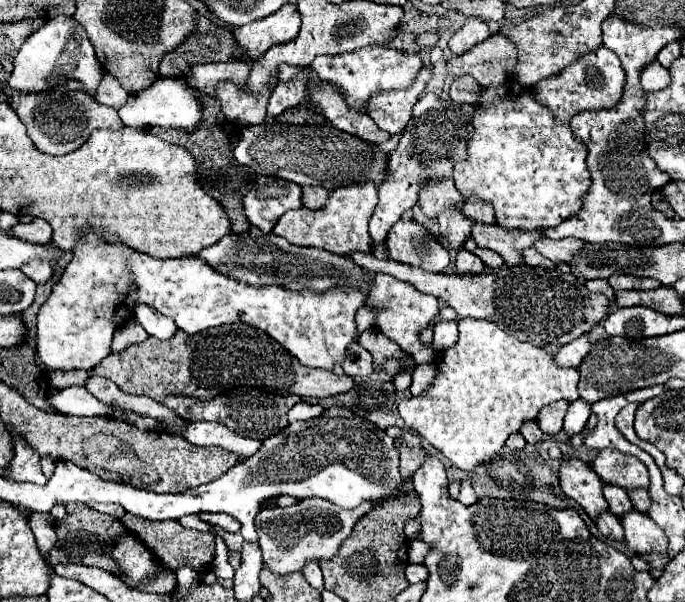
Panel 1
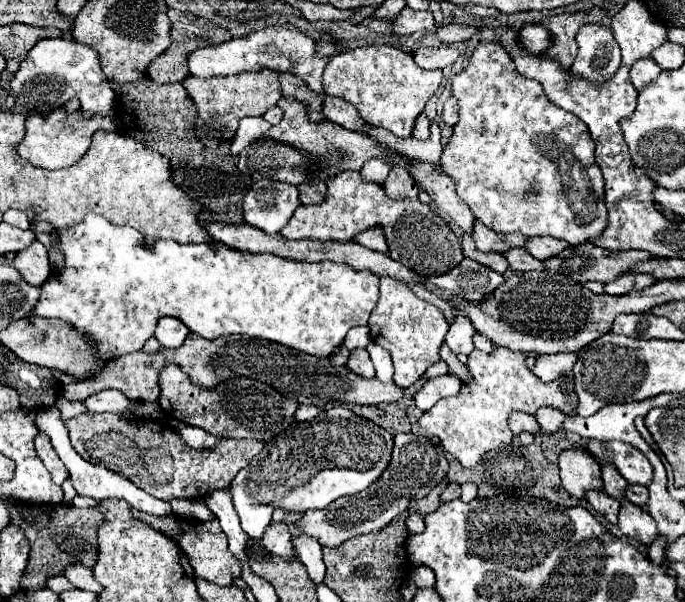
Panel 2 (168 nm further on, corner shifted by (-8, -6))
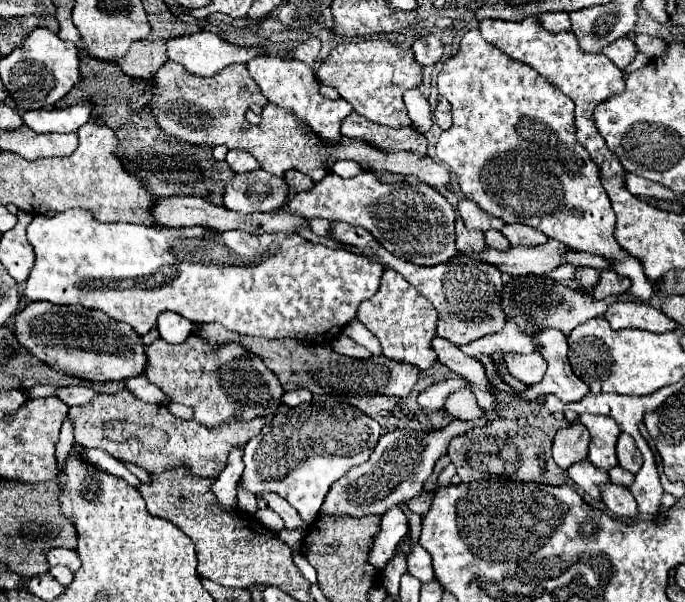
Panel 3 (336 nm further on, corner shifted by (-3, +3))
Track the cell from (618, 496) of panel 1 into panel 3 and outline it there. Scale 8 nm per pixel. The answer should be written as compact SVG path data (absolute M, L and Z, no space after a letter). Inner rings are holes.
M580 414L579 421L590 432L588 460L604 472L618 466L616 458L616 438L620 434L618 424L612 418L598 414Z

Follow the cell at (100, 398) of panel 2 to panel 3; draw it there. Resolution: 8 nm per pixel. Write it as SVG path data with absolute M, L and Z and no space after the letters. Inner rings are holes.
M72 386L72 388L60 388L58 398L68 406L78 406L78 404L88 404L96 394L98 392L94 392L88 386Z

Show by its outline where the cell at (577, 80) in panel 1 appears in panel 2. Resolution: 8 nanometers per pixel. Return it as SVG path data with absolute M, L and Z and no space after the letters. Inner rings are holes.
M583 25L577 33L577 45L579 53L571 67L573 73L593 83L603 83L619 69L621 53L609 27Z

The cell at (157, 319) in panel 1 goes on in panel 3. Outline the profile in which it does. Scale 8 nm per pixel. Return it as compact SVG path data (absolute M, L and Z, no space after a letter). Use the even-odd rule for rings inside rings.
M162 312L162 316L158 316L156 328L160 332L160 338L170 344L182 344L196 330L190 320L178 316L176 312Z

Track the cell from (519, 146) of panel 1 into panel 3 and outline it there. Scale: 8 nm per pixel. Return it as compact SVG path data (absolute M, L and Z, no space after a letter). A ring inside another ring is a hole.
M470 30L462 38L458 54L446 60L436 82L440 94L452 104L452 128L440 134L436 158L456 174L456 182L460 184L464 198L476 202L486 214L500 218L506 224L520 222L574 248L576 252L606 256L612 260L618 274L632 280L630 292L642 302L648 302L654 294L654 284L646 280L642 264L622 250L612 236L616 216L606 190L600 184L598 166L574 136L574 102L548 84L534 68L512 60L500 48L486 42L480 30Z

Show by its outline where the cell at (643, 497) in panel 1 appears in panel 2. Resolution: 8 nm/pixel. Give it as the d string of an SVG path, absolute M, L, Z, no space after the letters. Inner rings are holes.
M627 485L625 499L635 503L635 505L645 507L645 503L647 503L647 487L643 487L643 485Z

